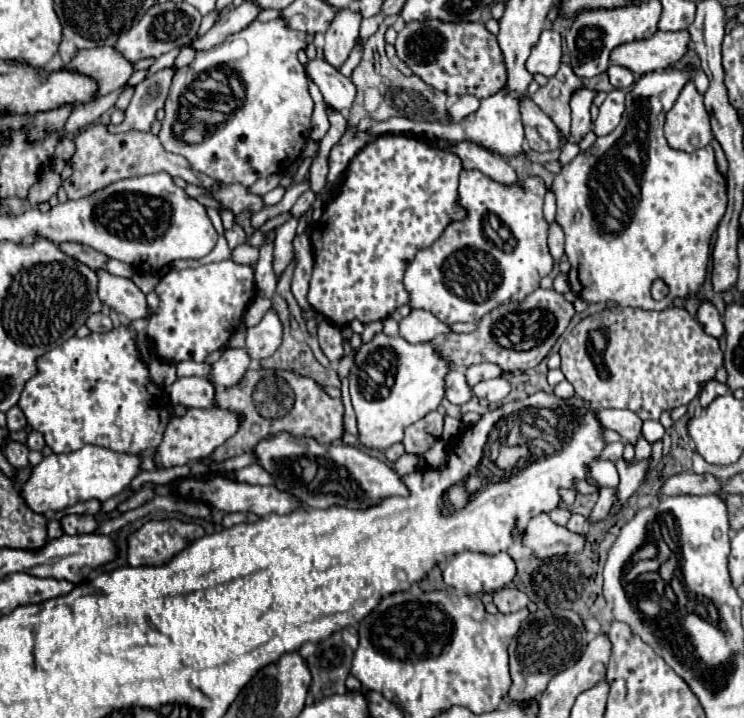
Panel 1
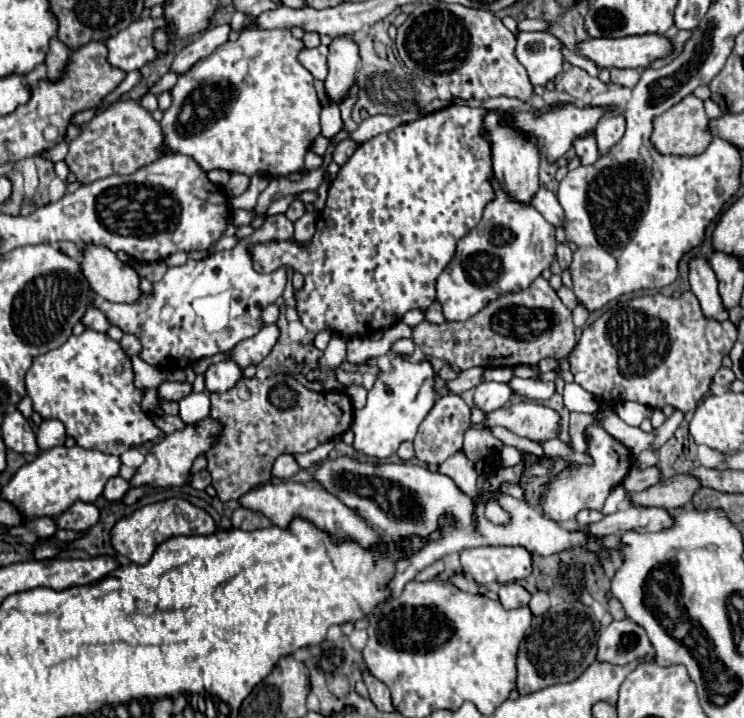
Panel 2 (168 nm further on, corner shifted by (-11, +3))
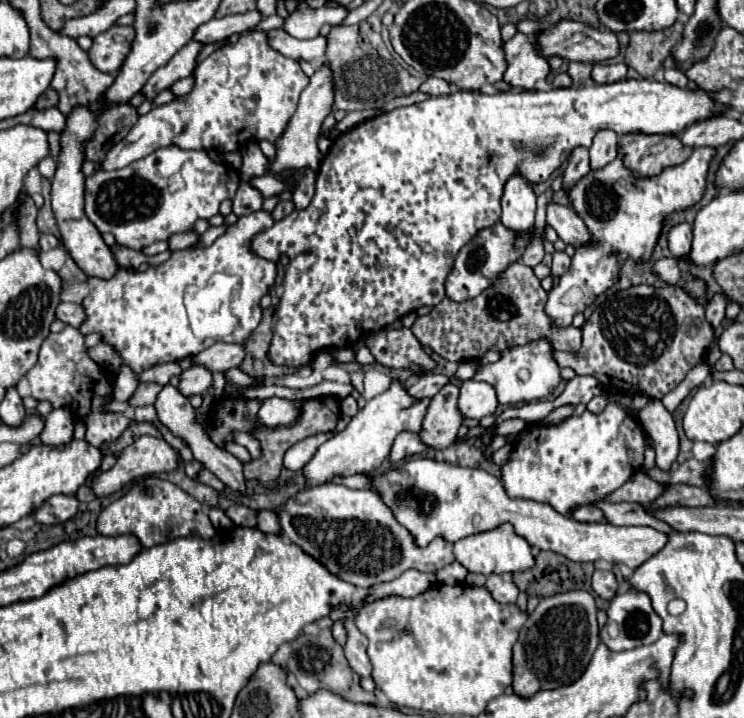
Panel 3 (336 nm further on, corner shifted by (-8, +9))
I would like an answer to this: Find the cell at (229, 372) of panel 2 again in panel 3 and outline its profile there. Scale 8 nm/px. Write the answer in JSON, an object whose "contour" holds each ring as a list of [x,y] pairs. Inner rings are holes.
{"contour":[[[195,365],[179,375],[177,391],[181,391],[181,395],[185,397],[203,395],[211,387],[211,383],[213,383],[213,373],[201,365]]]}

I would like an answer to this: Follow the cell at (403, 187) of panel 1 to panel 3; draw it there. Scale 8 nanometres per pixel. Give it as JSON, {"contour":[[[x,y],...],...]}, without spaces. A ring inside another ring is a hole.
{"contour":[[[623,79],[617,83],[589,85],[583,89],[571,87],[571,89],[549,89],[549,91],[507,91],[507,93],[493,93],[493,95],[483,95],[483,93],[473,93],[473,91],[455,91],[445,97],[429,97],[429,99],[409,105],[409,107],[397,107],[389,113],[371,117],[345,133],[339,133],[333,139],[327,155],[321,161],[321,167],[317,173],[317,189],[315,189],[311,203],[305,209],[295,209],[291,215],[277,221],[271,229],[255,235],[253,245],[251,245],[259,257],[269,259],[269,261],[279,261],[281,255],[289,257],[289,267],[287,267],[285,279],[283,279],[283,295],[279,299],[279,309],[277,309],[279,321],[275,321],[273,337],[271,337],[271,345],[269,345],[269,359],[275,365],[299,367],[303,363],[309,363],[315,357],[315,353],[319,353],[319,351],[351,347],[359,339],[363,339],[367,333],[379,331],[379,329],[399,321],[407,313],[417,311],[423,305],[435,307],[437,303],[441,303],[441,299],[445,297],[445,279],[455,263],[459,249],[465,243],[469,243],[469,239],[473,239],[473,235],[477,235],[477,231],[481,231],[485,227],[493,227],[493,223],[499,221],[501,195],[503,195],[505,183],[509,181],[509,175],[519,171],[519,175],[525,175],[525,179],[529,179],[531,185],[537,185],[541,181],[547,181],[571,157],[571,151],[575,147],[579,147],[579,145],[591,147],[593,137],[601,129],[611,129],[617,135],[627,135],[627,133],[679,135],[685,127],[689,127],[689,123],[697,123],[697,119],[709,119],[709,115],[717,115],[717,111],[725,113],[727,107],[717,103],[703,89],[689,89],[689,87],[681,89],[671,83],[661,83],[661,81],[653,81],[653,79]]]}

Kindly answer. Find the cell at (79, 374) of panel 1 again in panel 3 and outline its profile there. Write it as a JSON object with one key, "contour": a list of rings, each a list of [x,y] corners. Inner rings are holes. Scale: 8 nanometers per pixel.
{"contour":[[[65,327],[61,333],[51,333],[45,343],[39,349],[39,361],[35,363],[35,367],[27,373],[29,385],[31,385],[31,393],[35,399],[39,401],[51,401],[51,405],[55,409],[59,407],[67,407],[71,409],[79,419],[83,419],[85,427],[87,427],[87,435],[85,439],[95,445],[101,447],[101,443],[107,441],[115,441],[129,425],[129,419],[125,415],[115,415],[115,413],[105,413],[103,405],[107,401],[111,401],[111,375],[103,373],[105,369],[99,367],[95,361],[91,361],[85,353],[83,347],[83,335],[75,329],[75,327]]]}

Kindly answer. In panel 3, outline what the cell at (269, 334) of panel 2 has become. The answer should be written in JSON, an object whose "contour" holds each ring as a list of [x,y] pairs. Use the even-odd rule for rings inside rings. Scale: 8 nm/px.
{"contour":[[[215,343],[213,347],[197,353],[191,357],[193,365],[203,365],[209,371],[217,373],[217,371],[227,371],[231,367],[239,367],[239,363],[243,361],[245,351],[241,345],[235,343]]]}

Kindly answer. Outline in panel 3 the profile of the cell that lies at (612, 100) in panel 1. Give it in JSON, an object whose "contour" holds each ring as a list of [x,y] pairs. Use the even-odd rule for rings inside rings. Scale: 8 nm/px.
{"contour":[[[599,131],[589,149],[591,169],[601,169],[609,165],[617,157],[617,133],[615,131]]]}

